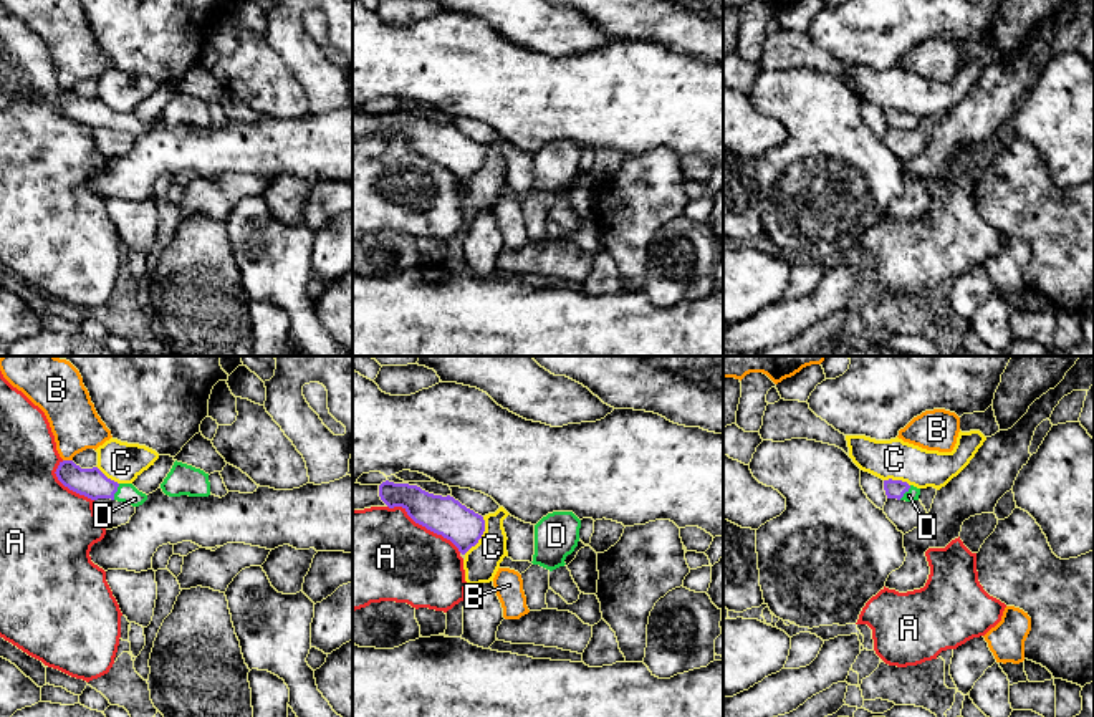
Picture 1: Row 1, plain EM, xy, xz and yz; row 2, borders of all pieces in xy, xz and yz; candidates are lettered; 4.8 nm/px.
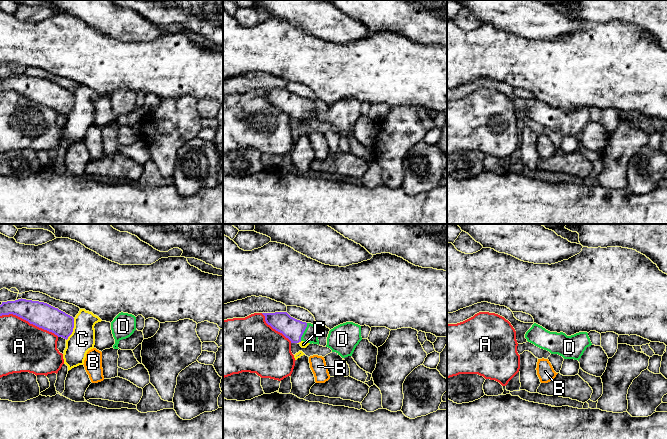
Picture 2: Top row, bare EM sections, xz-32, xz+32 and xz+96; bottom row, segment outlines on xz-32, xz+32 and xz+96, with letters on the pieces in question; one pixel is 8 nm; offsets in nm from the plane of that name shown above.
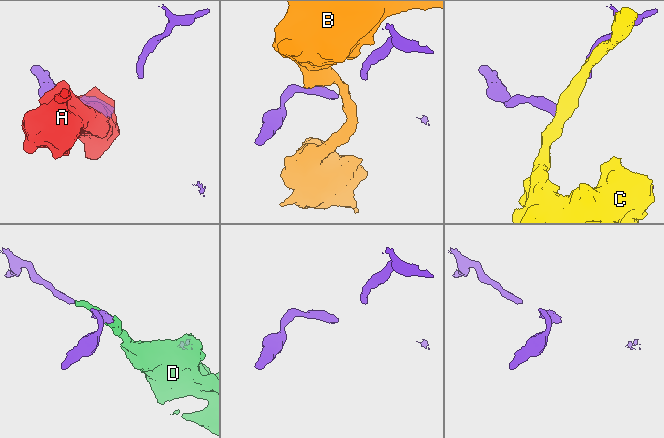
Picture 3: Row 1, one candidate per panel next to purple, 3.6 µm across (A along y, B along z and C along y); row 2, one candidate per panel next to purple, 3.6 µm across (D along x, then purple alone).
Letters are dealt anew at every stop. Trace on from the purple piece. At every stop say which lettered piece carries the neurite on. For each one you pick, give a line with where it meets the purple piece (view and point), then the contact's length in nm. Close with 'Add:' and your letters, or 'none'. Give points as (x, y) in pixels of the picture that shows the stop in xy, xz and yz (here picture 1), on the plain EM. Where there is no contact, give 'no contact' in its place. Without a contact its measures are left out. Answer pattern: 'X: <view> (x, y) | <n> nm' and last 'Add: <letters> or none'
D: xy (116, 120) | 90 nm
Add: D

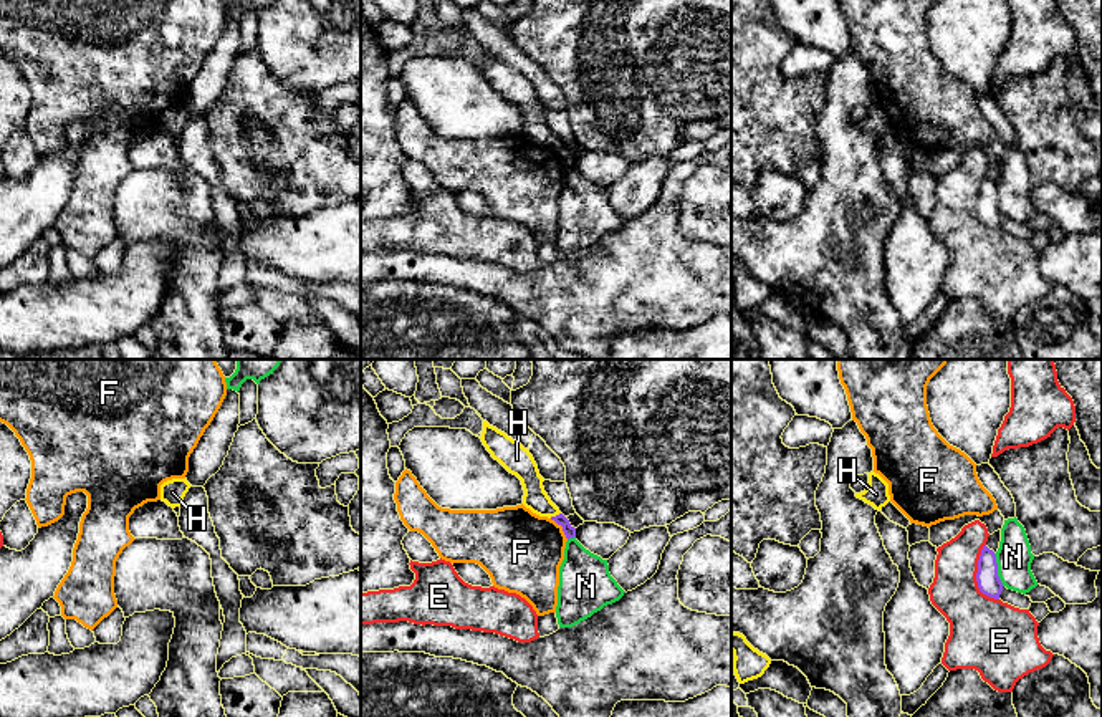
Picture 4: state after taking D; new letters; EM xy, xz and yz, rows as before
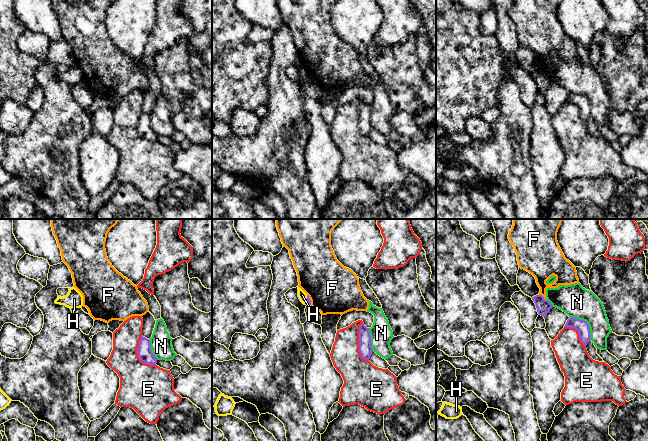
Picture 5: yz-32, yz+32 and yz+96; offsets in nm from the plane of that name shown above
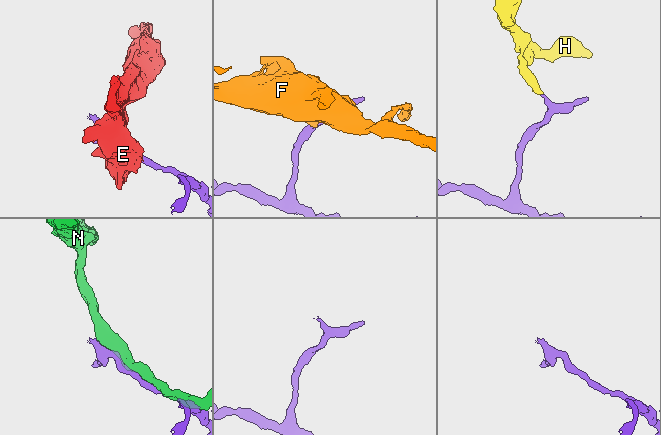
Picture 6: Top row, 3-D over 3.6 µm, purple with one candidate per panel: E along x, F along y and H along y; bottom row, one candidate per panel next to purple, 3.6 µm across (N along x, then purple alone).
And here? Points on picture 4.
Add: none

